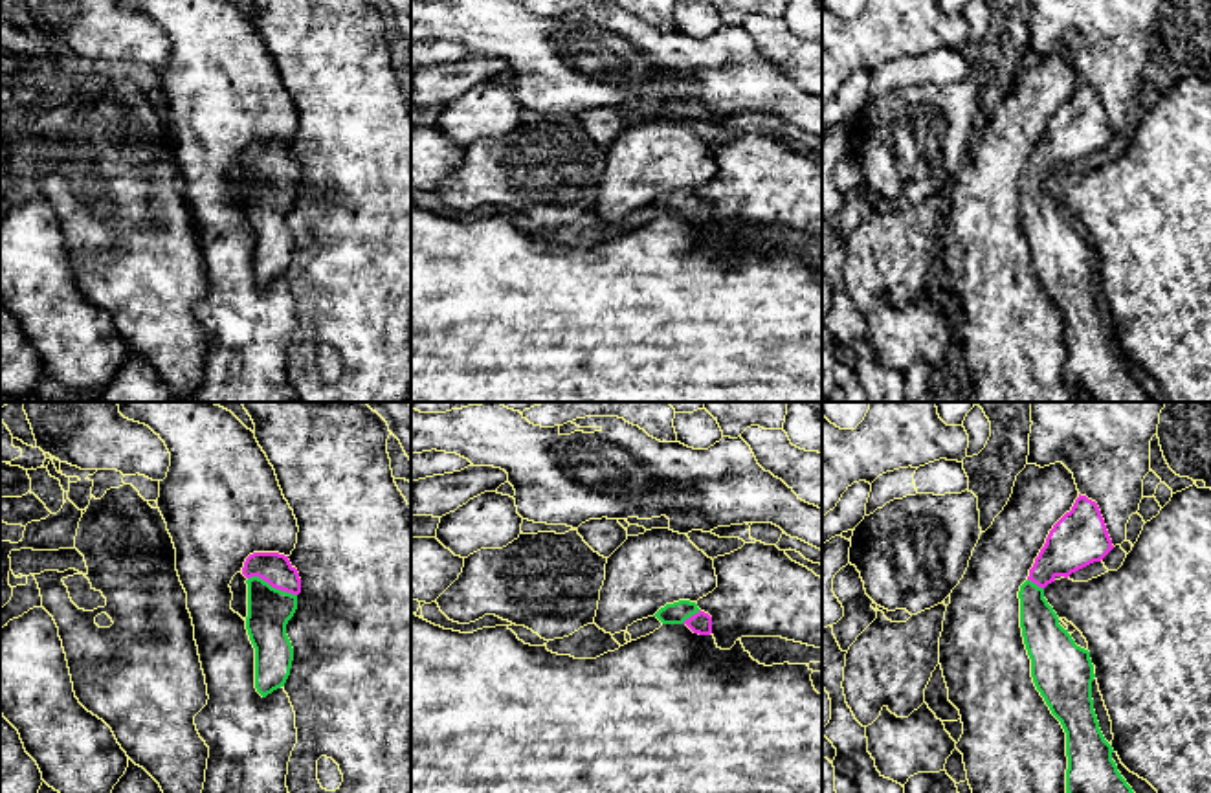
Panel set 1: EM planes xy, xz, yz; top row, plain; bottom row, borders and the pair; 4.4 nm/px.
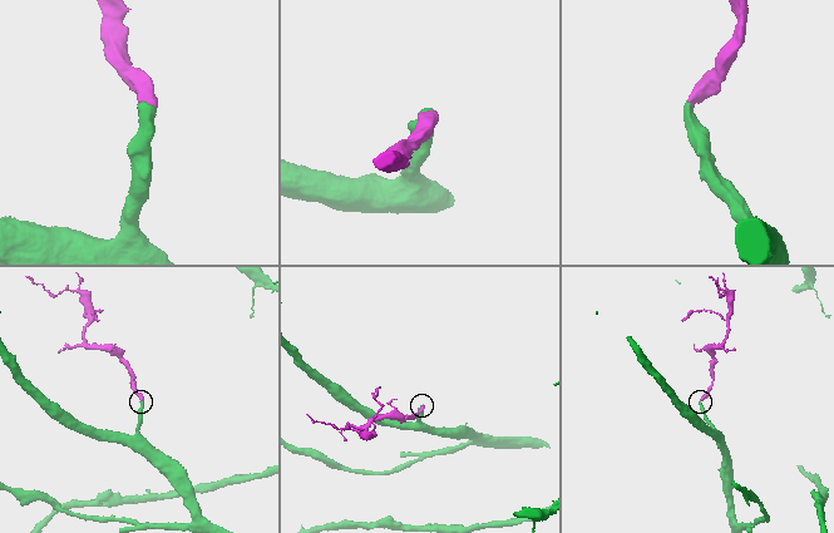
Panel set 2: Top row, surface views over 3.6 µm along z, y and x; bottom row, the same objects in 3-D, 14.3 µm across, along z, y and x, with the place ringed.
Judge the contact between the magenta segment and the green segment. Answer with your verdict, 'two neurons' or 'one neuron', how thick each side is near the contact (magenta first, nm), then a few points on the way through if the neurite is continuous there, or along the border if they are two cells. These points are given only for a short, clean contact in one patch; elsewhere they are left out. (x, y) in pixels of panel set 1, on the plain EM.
one neuron; calibres 140 and 190 nm; way xy (276, 158), (272, 162), (272, 175), (268, 199)

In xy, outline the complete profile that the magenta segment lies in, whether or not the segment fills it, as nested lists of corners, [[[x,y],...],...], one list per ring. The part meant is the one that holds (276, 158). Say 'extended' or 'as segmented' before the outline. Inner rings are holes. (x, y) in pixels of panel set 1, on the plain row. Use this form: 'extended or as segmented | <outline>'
extended | [[[279,141],[250,143],[242,163],[248,167],[246,218],[255,237],[255,277],[266,286],[290,264],[294,237],[286,213],[297,198],[301,167],[288,145]]]

